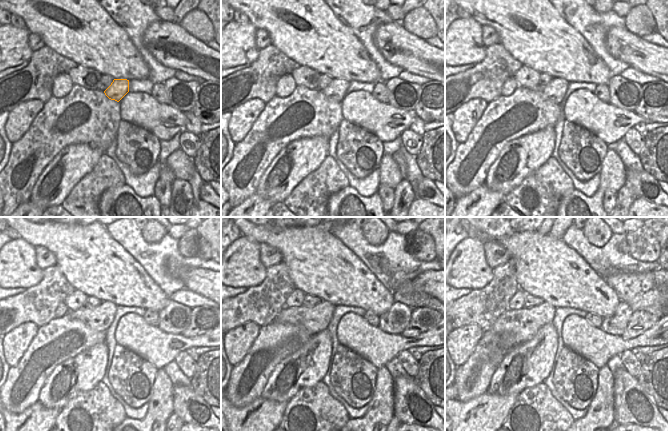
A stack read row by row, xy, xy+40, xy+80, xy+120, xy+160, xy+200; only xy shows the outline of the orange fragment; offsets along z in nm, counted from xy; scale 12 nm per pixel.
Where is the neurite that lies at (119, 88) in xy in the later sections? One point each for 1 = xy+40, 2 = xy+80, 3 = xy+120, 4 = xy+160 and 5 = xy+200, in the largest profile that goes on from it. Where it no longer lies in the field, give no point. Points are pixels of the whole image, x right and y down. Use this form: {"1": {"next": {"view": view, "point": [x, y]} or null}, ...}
{"1": {"next": {"view": "xy+40", "point": [336, 90]}}, "2": {"next": {"view": "xy+80", "point": [555, 90]}}, "3": {"next": {"view": "xy+120", "point": [100, 318]}}, "4": {"next": {"view": "xy+160", "point": [314, 319]}}, "5": {"next": {"view": "xy+200", "point": [523, 324]}}}

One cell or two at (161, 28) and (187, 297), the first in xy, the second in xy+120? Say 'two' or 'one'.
two

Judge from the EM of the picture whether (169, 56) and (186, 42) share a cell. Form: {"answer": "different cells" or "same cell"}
{"answer": "same cell"}

